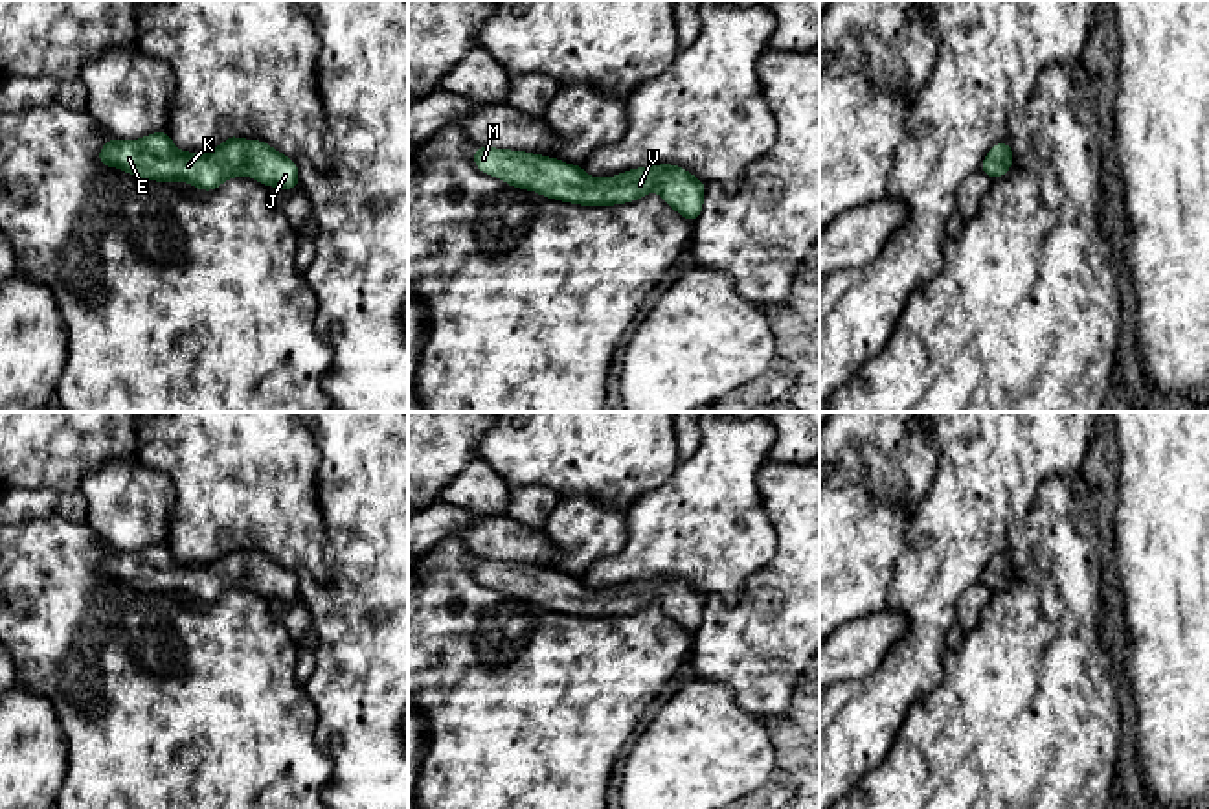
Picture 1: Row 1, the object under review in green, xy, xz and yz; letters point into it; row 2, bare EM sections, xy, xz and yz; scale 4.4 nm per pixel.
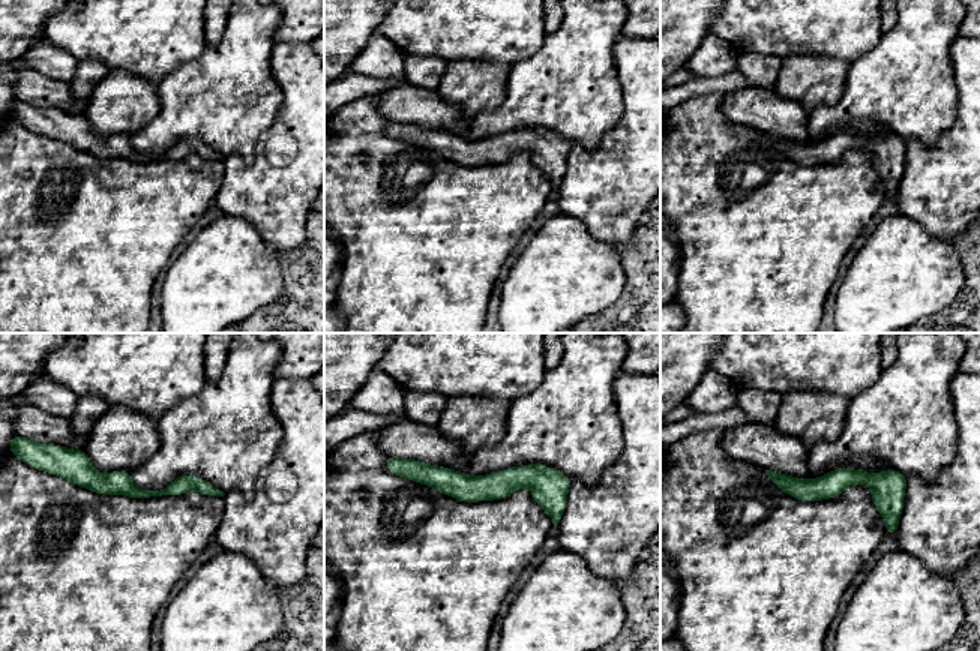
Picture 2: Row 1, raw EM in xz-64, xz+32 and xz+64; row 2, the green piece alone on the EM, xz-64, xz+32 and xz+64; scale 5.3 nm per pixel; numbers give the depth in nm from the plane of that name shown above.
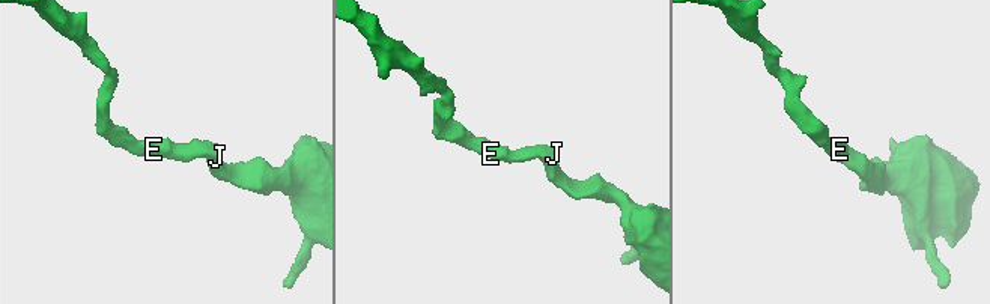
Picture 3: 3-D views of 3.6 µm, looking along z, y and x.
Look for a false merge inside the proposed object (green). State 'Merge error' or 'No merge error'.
No merge error

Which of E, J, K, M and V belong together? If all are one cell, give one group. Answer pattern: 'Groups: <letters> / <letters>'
Groups: E J K M V

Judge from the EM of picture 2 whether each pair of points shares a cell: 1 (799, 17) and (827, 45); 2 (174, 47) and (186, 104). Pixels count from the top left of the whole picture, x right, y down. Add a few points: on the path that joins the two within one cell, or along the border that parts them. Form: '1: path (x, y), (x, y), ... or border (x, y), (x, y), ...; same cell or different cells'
1: path (806, 24), (820, 38); same cell
2: border (207, 45), (197, 59), (180, 63), (156, 84); different cells

